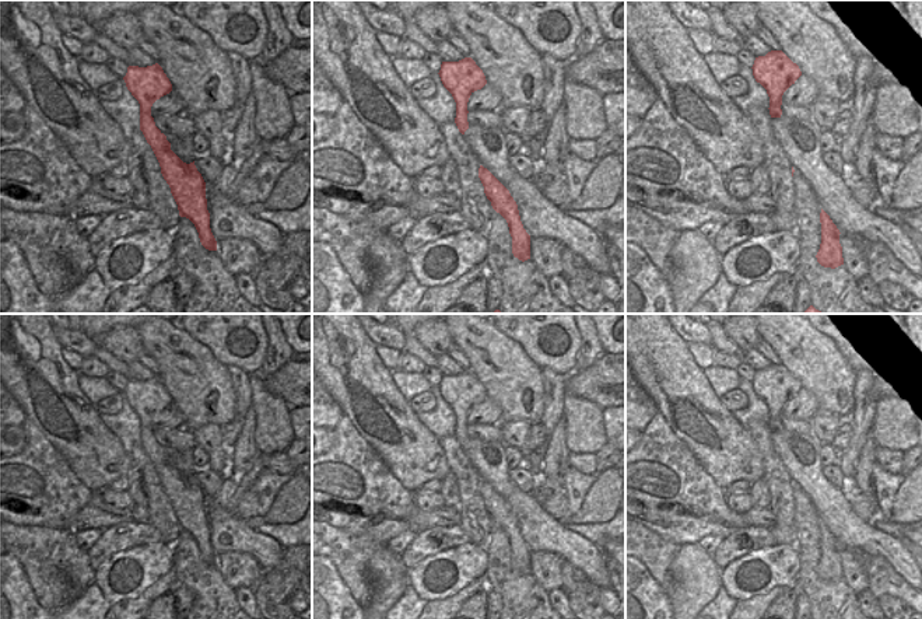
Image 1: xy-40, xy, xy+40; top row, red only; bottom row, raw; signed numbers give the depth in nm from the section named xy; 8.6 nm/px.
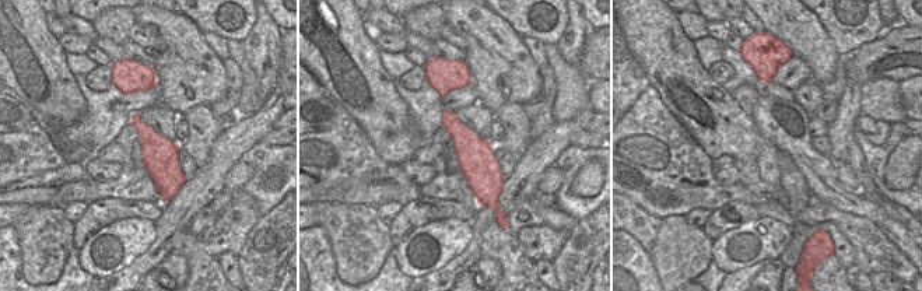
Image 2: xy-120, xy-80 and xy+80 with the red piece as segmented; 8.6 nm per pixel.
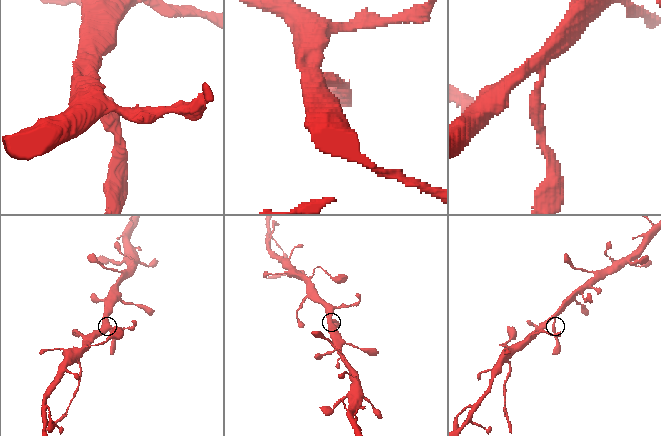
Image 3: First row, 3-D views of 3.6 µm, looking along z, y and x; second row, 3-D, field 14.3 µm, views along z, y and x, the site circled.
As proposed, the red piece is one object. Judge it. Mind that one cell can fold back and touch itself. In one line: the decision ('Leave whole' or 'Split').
Leave whole.

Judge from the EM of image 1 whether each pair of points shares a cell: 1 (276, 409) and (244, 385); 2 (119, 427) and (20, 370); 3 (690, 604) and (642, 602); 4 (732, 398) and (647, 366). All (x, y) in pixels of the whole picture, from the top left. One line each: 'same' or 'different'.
1: different
2: different
3: different
4: different

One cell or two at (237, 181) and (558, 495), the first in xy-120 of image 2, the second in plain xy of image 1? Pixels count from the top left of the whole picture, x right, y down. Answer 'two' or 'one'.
one

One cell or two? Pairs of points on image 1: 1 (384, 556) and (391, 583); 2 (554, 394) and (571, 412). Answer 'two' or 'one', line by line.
1: one
2: two

